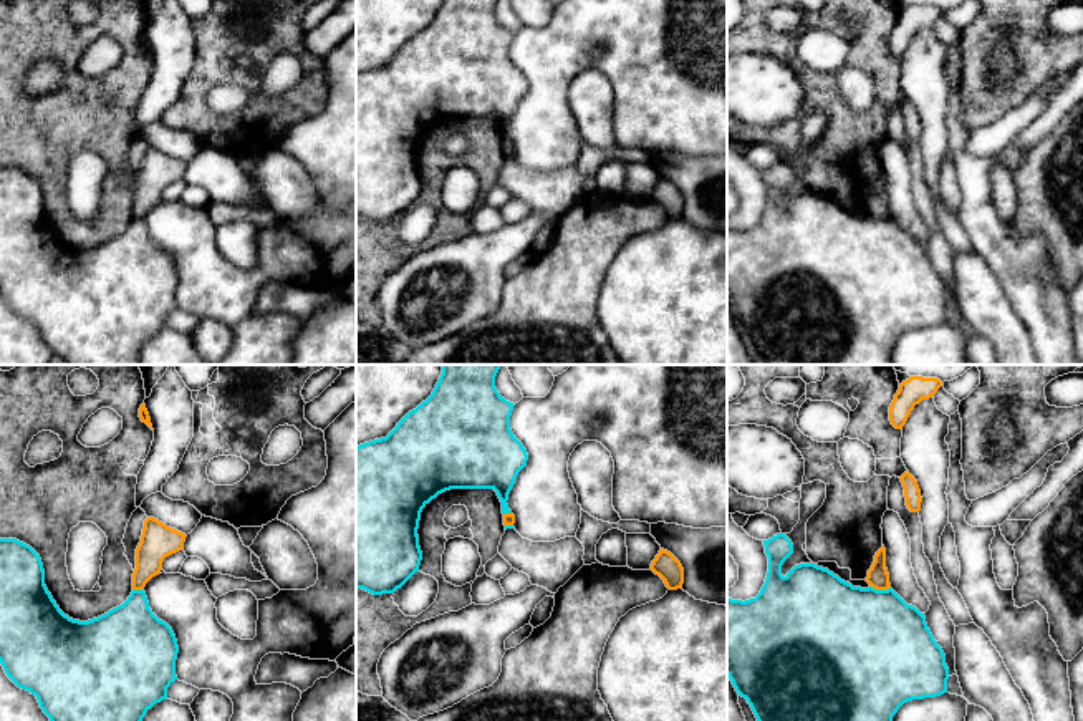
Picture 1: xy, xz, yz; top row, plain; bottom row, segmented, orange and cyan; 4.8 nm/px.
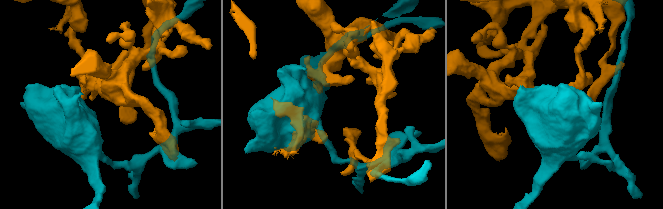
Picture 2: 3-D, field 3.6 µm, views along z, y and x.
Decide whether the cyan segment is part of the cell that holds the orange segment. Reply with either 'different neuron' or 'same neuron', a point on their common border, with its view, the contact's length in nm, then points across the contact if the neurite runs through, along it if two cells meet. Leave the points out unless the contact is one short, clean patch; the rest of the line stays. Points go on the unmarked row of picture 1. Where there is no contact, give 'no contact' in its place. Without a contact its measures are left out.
same neuron | yz (880, 217) | 100 nm | across yz (878, 206), (880, 217), (866, 267)

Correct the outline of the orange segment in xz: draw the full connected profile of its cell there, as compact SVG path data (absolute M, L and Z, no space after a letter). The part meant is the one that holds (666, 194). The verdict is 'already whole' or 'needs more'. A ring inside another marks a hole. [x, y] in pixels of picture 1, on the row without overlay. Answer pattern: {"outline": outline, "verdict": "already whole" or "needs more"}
{"outline": "M661 177L649 199L659 204L669 219L682 217L684 197L671 181Z", "verdict": "already whole"}

